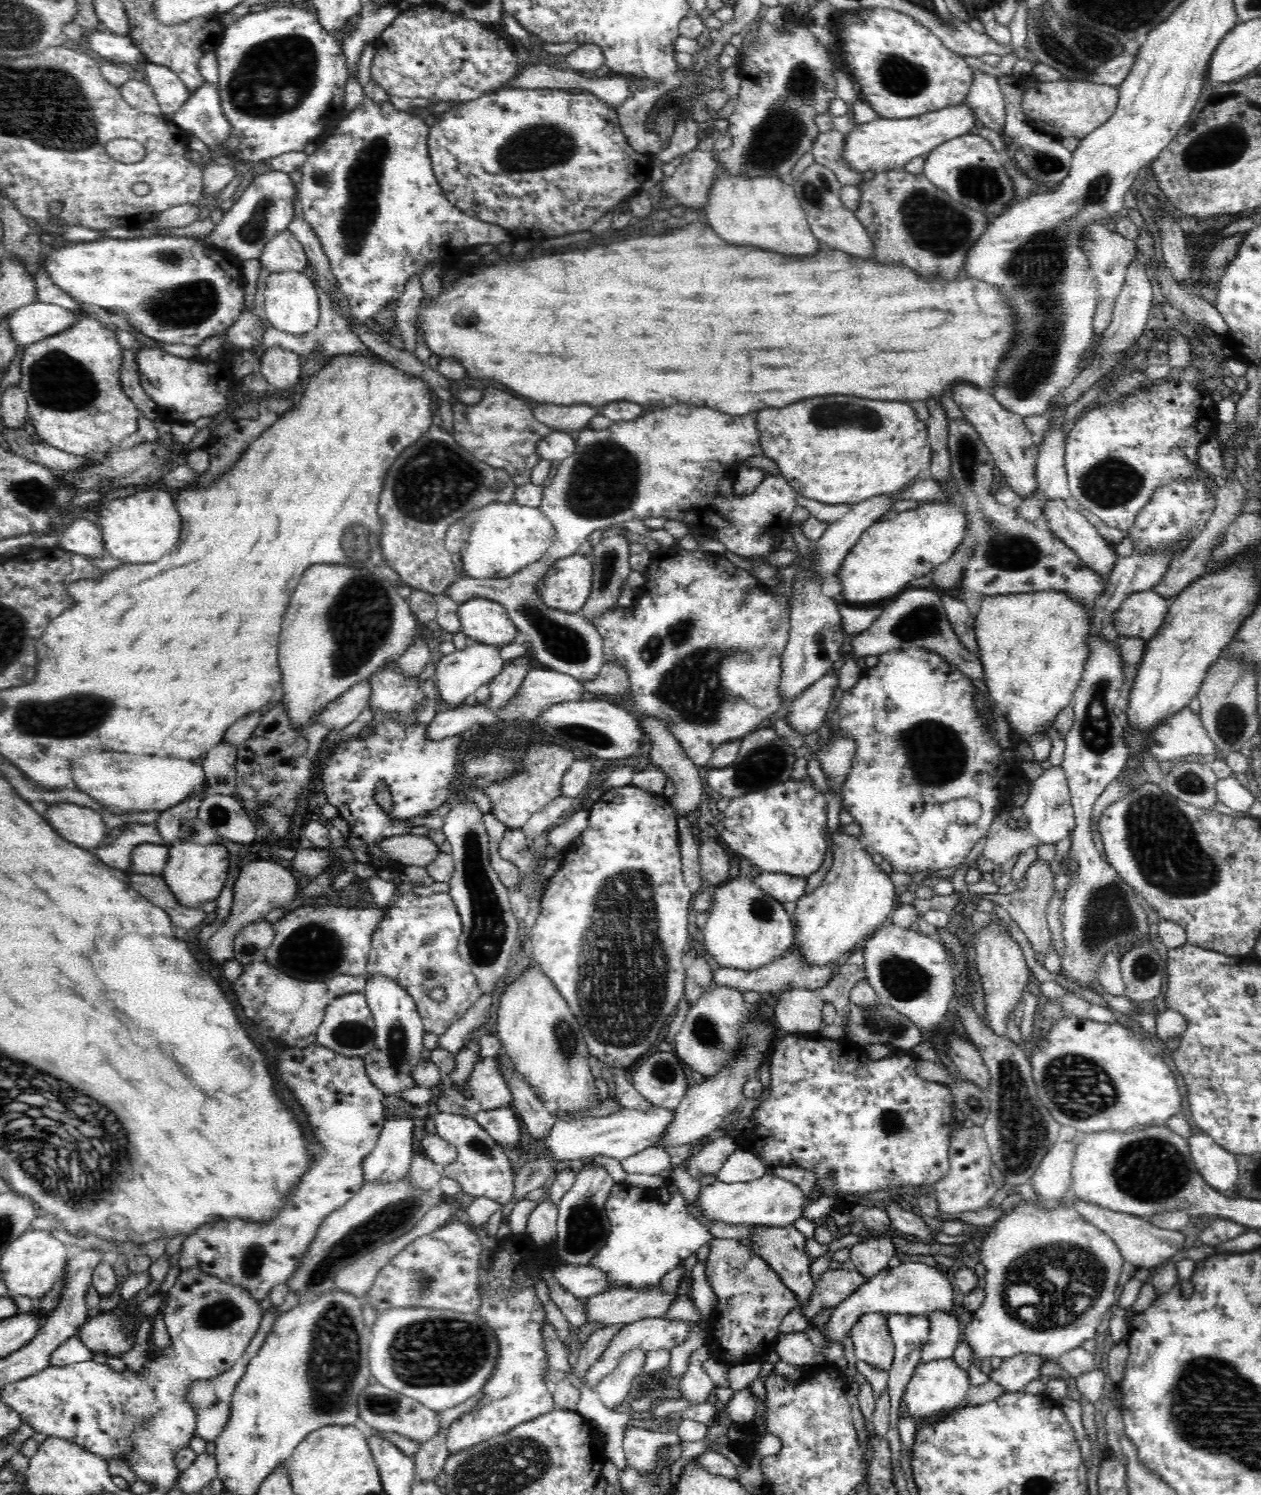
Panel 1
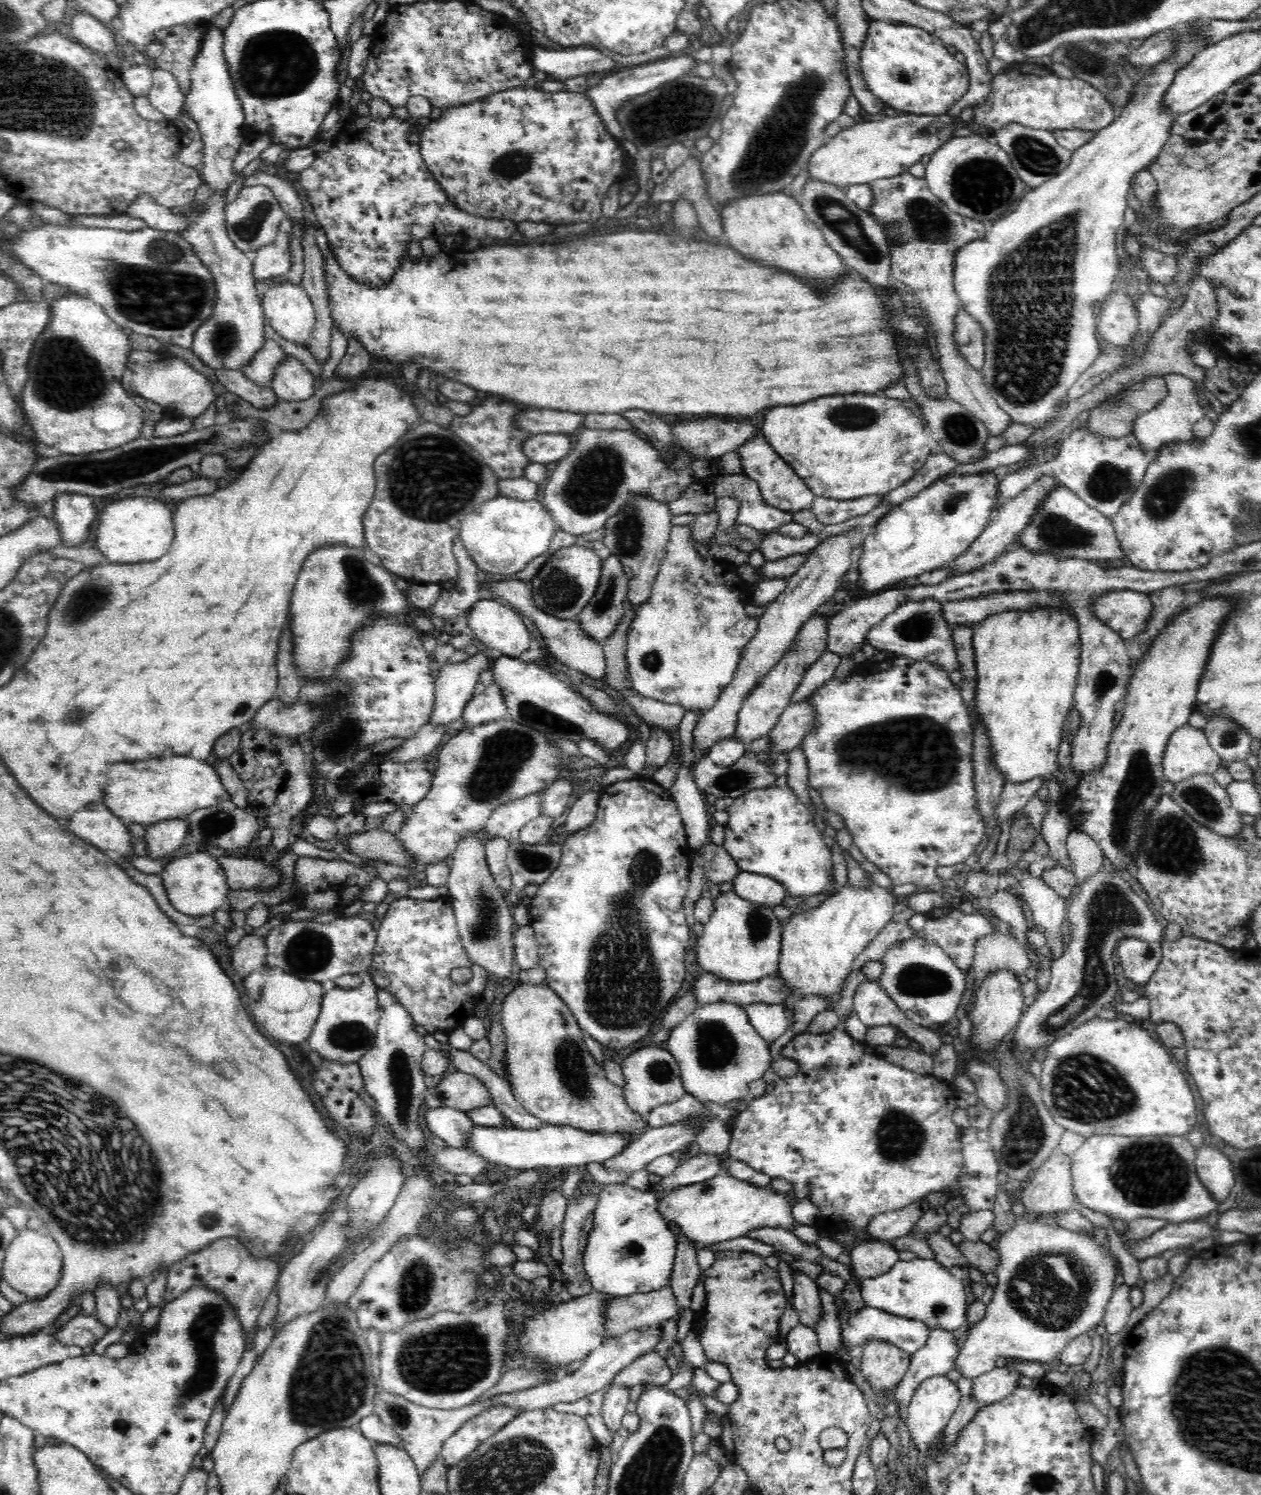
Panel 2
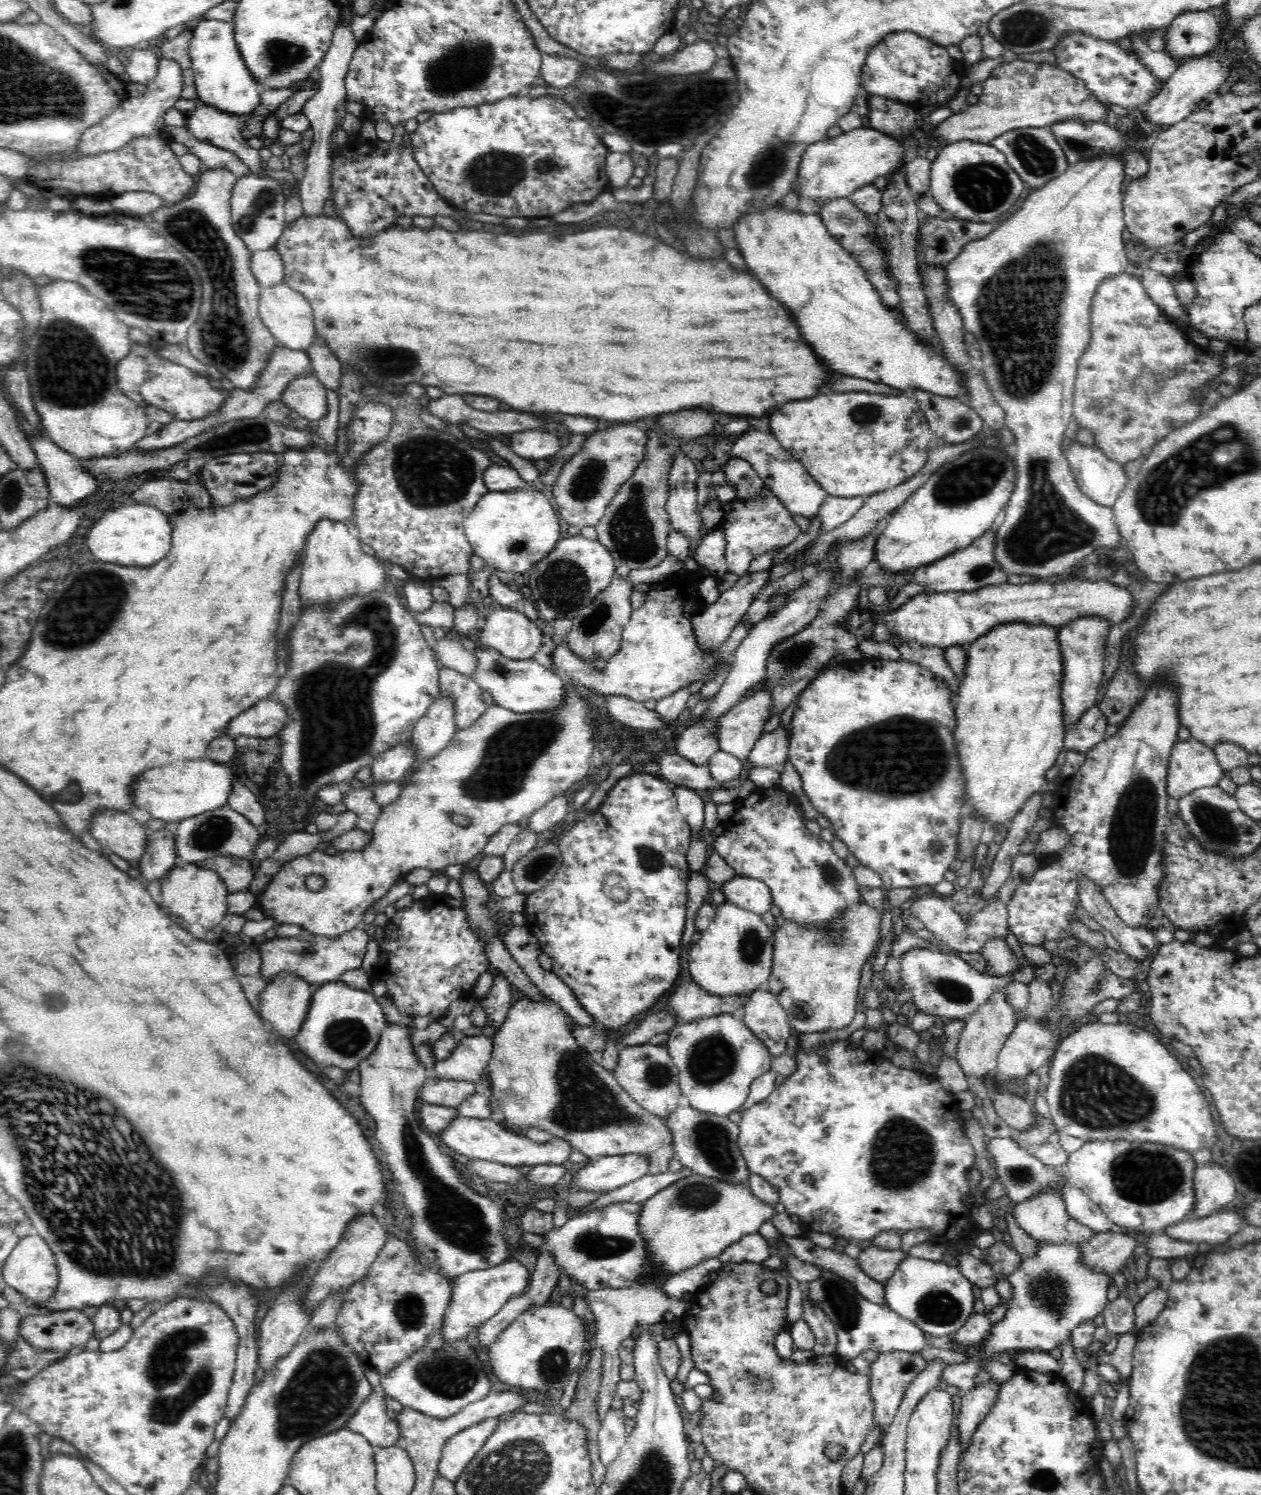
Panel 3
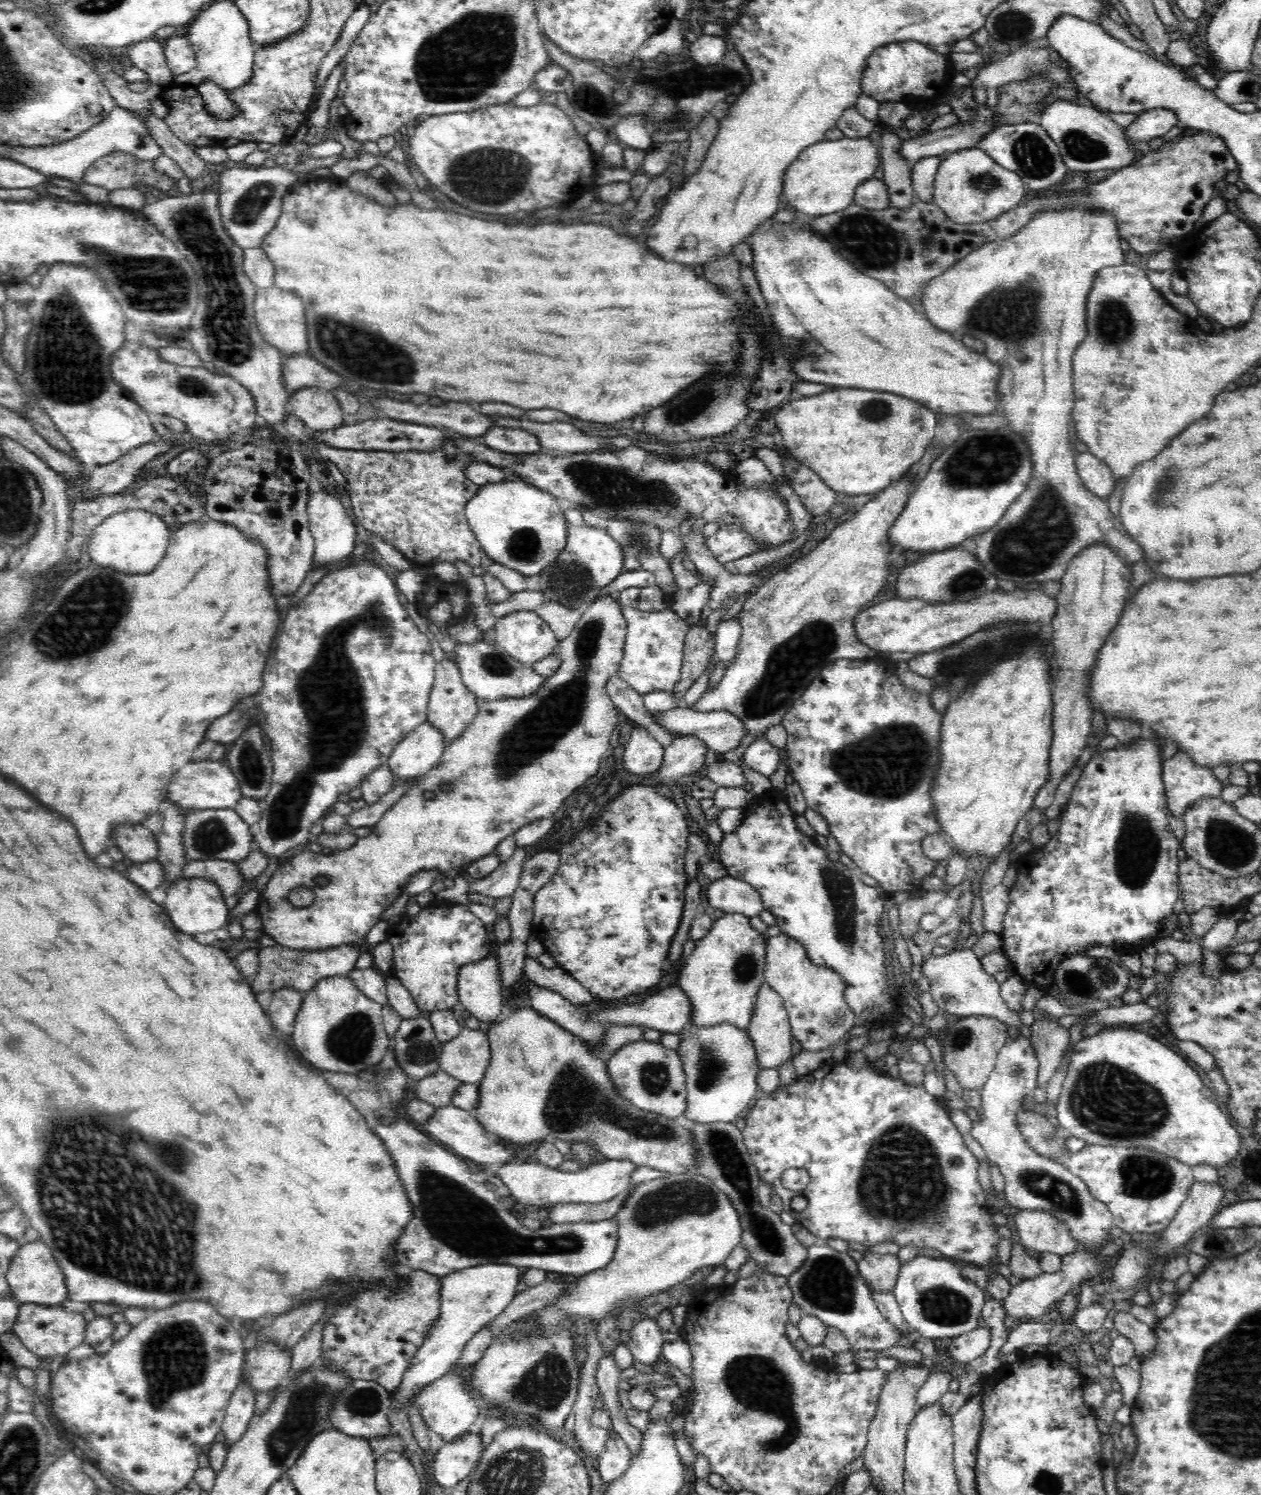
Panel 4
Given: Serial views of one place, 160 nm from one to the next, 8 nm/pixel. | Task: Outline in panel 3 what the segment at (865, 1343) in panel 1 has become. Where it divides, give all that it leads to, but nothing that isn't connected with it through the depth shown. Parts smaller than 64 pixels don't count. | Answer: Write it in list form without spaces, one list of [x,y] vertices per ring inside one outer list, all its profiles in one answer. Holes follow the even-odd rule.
[[[894,1350],[890,1352],[880,1352],[870,1366],[870,1391],[874,1405],[873,1415],[875,1424],[881,1426],[884,1432],[890,1428],[894,1422],[894,1416],[898,1412],[898,1406],[902,1404],[902,1399],[908,1391],[909,1385],[917,1378],[918,1374],[928,1366],[926,1359],[919,1353]]]

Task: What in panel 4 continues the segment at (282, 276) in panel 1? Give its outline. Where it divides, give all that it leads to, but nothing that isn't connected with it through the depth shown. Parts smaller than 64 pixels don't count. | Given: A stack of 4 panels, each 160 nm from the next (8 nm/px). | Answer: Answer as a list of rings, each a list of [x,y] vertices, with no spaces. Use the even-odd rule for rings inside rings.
[[[274,286],[258,289],[254,311],[258,330],[268,344],[285,356],[308,353],[306,308],[298,294]]]

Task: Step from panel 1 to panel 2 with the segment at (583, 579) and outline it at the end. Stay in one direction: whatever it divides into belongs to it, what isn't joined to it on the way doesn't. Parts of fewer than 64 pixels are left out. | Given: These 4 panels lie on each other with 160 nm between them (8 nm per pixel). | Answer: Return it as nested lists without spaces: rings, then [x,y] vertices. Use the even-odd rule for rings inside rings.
[[[577,542],[556,550],[549,557],[530,581],[533,601],[540,610],[558,619],[578,619],[579,614],[596,594],[602,574],[603,553],[594,551],[588,544]]]

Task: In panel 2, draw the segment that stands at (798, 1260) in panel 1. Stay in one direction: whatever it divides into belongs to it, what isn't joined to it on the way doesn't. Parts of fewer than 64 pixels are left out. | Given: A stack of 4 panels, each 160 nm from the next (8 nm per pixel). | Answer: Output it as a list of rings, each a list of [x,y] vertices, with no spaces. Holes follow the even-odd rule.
[[[795,1273],[794,1309],[798,1312],[800,1323],[814,1329],[823,1318],[823,1305],[820,1301],[819,1287],[804,1274]]]

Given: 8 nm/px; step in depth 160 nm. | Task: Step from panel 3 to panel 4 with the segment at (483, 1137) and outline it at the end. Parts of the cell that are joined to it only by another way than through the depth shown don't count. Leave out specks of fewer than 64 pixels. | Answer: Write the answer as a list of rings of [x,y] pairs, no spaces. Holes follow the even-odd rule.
[[[452,1104],[437,1107],[434,1114],[423,1125],[424,1132],[432,1140],[442,1142],[448,1146],[452,1152],[458,1152],[464,1158],[470,1158],[478,1164],[490,1164],[490,1162],[506,1162],[514,1156],[514,1150],[504,1146],[503,1142],[498,1141],[494,1136],[490,1136],[486,1129],[477,1121],[473,1111],[462,1110]]]

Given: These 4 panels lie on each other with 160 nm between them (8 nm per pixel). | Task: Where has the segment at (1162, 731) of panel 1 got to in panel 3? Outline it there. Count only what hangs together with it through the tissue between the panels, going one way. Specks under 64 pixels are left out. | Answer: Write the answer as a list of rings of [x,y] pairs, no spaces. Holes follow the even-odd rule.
[[[1177,740],[1171,750],[1167,772],[1169,798],[1177,801],[1206,786],[1219,786],[1226,772],[1212,748],[1194,740]]]

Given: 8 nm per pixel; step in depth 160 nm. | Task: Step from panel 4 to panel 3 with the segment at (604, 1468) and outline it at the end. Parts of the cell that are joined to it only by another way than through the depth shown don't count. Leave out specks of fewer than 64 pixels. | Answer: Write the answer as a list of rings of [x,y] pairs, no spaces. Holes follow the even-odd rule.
[[[611,1409],[605,1414],[597,1434],[600,1460],[610,1466],[628,1438],[624,1429],[624,1414],[621,1409]]]

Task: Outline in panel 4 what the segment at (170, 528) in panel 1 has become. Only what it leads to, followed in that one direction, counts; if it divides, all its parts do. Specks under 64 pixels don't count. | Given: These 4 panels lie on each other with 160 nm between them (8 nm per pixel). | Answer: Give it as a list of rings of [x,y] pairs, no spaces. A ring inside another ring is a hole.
[[[128,510],[118,512],[106,518],[89,536],[88,550],[90,560],[98,566],[114,568],[126,574],[146,574],[158,566],[158,562],[168,552],[172,529],[166,526],[157,514],[144,510]]]

